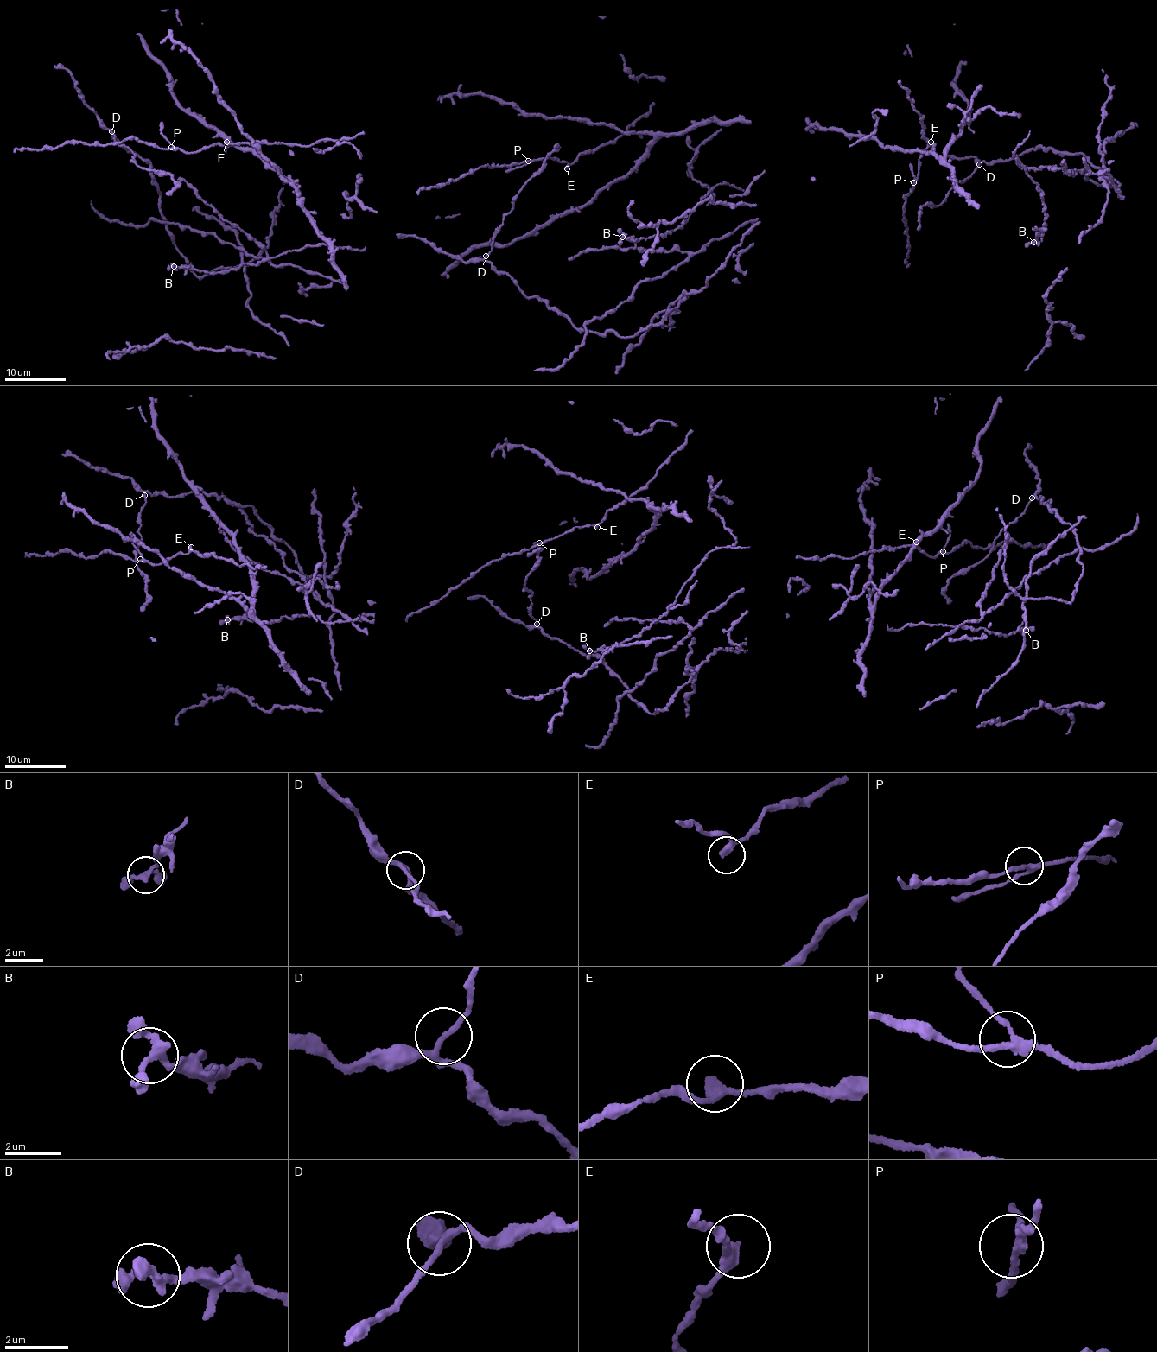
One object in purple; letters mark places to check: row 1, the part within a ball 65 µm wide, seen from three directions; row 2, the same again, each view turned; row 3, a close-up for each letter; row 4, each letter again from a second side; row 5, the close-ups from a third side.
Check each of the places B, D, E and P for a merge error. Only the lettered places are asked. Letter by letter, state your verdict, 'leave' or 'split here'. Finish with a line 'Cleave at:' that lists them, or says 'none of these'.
B: leave
D: leave
E: leave
P: leave
Cleave at: none of these

